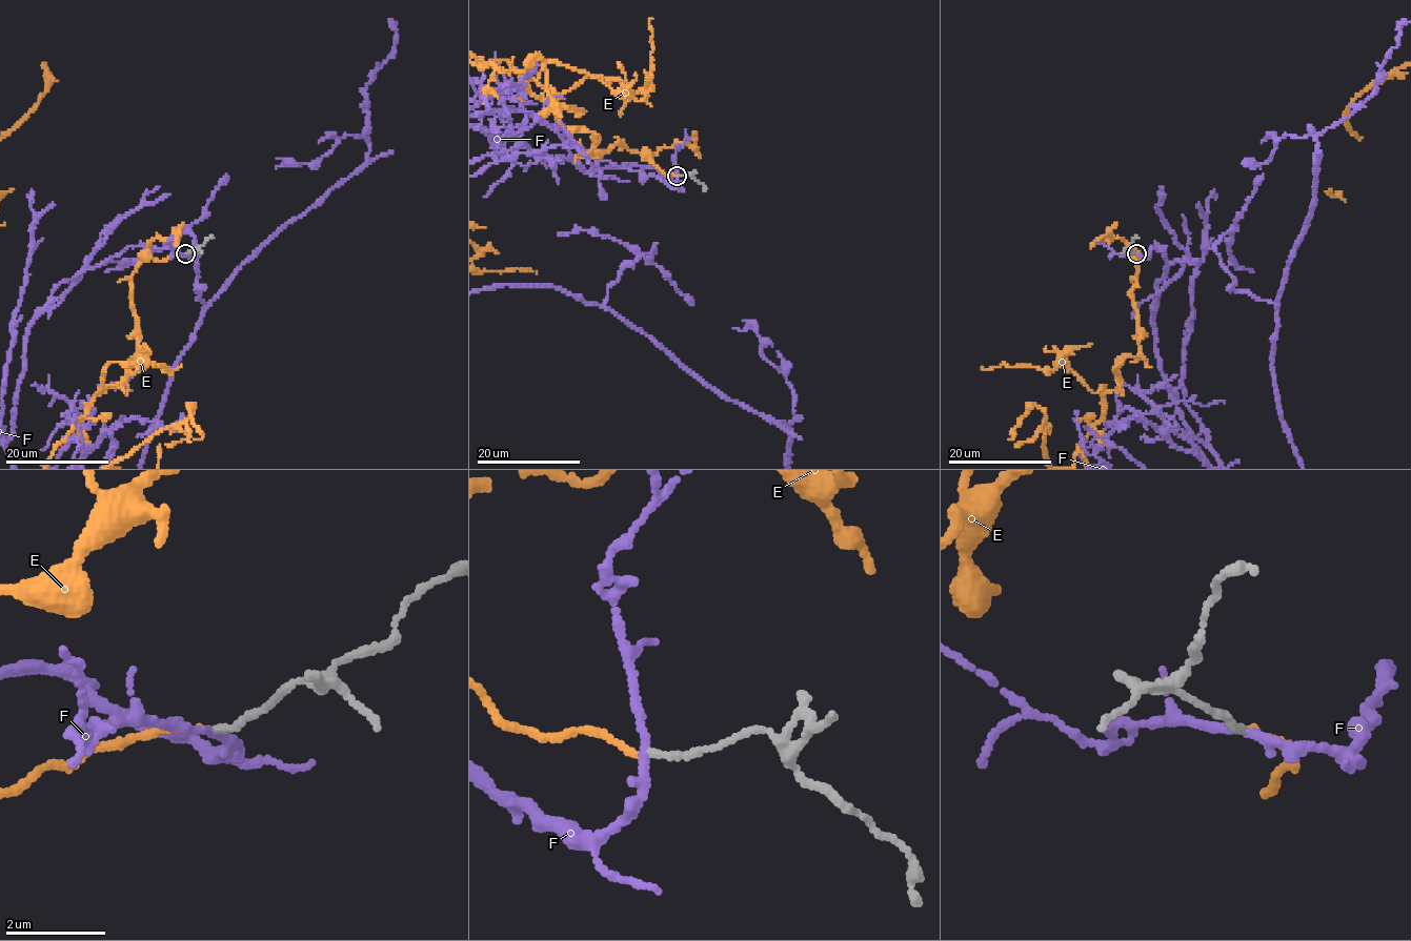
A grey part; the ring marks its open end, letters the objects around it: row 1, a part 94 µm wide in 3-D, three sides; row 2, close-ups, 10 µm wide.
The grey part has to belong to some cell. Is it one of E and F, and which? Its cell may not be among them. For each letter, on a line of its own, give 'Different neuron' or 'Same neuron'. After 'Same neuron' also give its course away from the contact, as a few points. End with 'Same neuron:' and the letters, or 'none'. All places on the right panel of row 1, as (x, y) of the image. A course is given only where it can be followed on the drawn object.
E: Same neuron
F: Different neuron
Same neuron: E

